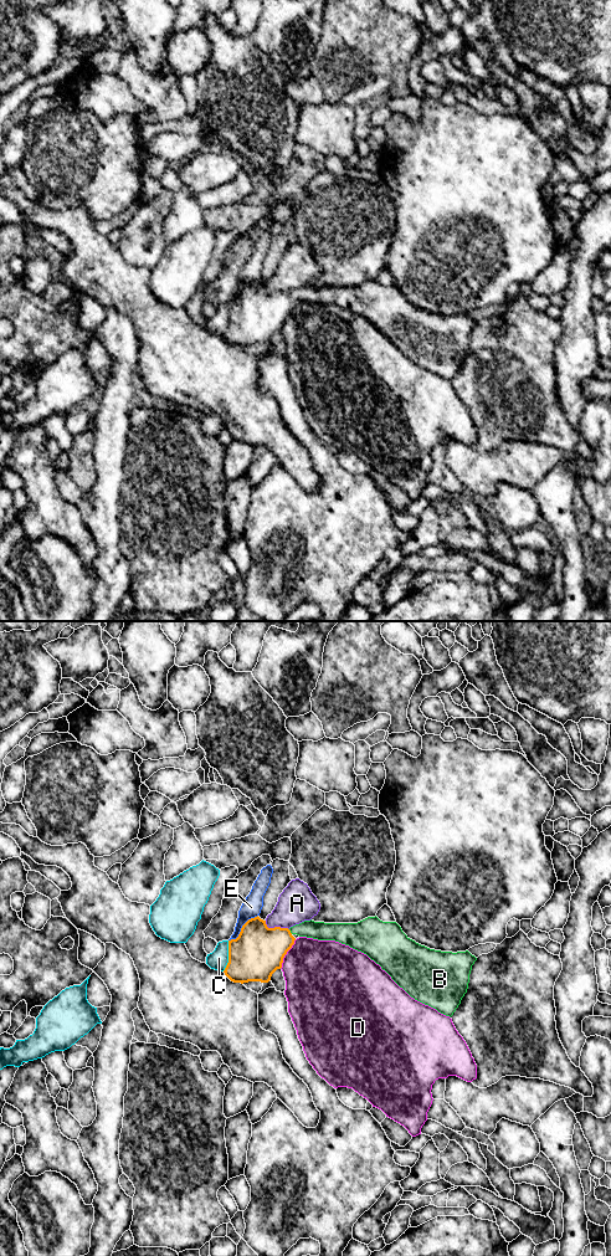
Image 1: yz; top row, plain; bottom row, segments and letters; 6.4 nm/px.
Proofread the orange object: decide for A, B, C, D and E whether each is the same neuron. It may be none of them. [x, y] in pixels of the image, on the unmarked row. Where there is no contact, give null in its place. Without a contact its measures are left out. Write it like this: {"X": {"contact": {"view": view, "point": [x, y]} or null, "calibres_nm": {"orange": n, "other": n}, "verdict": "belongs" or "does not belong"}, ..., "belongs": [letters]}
{"A": {"contact": {"view": "yz", "point": [276, 291]}, "calibres_nm": {"orange": 320, "other": 240}, "verdict": "does not belong"}, "B": {"contact": {"view": "yz", "point": [289, 296]}, "calibres_nm": {"orange": 320, "other": 120}, "verdict": "belongs"}, "C": {"contact": {"view": "yz", "point": [229, 319]}, "calibres_nm": {"orange": 320, "other": 120}, "verdict": "does not belong"}, "D": {"contact": {"view": "yz", "point": [286, 317]}, "calibres_nm": {"orange": 320, "other": 440}, "verdict": "does not belong"}, "E": {"contact": {"view": "yz", "point": [241, 292]}, "calibres_nm": {"orange": 320, "other": 120}, "verdict": "does not belong"}, "belongs": ["B"]}

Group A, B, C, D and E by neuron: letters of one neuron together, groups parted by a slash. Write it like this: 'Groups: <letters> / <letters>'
Groups: A / B / C / D / E

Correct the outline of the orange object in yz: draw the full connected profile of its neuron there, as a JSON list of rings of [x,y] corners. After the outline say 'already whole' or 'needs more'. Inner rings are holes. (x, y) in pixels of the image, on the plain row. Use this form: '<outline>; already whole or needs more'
[[[258,280],[248,283],[236,303],[229,304],[229,327],[225,339],[233,347],[268,347],[272,338],[282,332],[283,322],[294,308],[294,298],[318,304],[335,304],[366,318],[415,364],[452,380],[467,357],[472,329],[477,324],[468,314],[441,316],[410,303],[396,286],[382,286],[376,280],[358,287],[324,287],[304,284],[288,292],[268,292]]]; needs more

